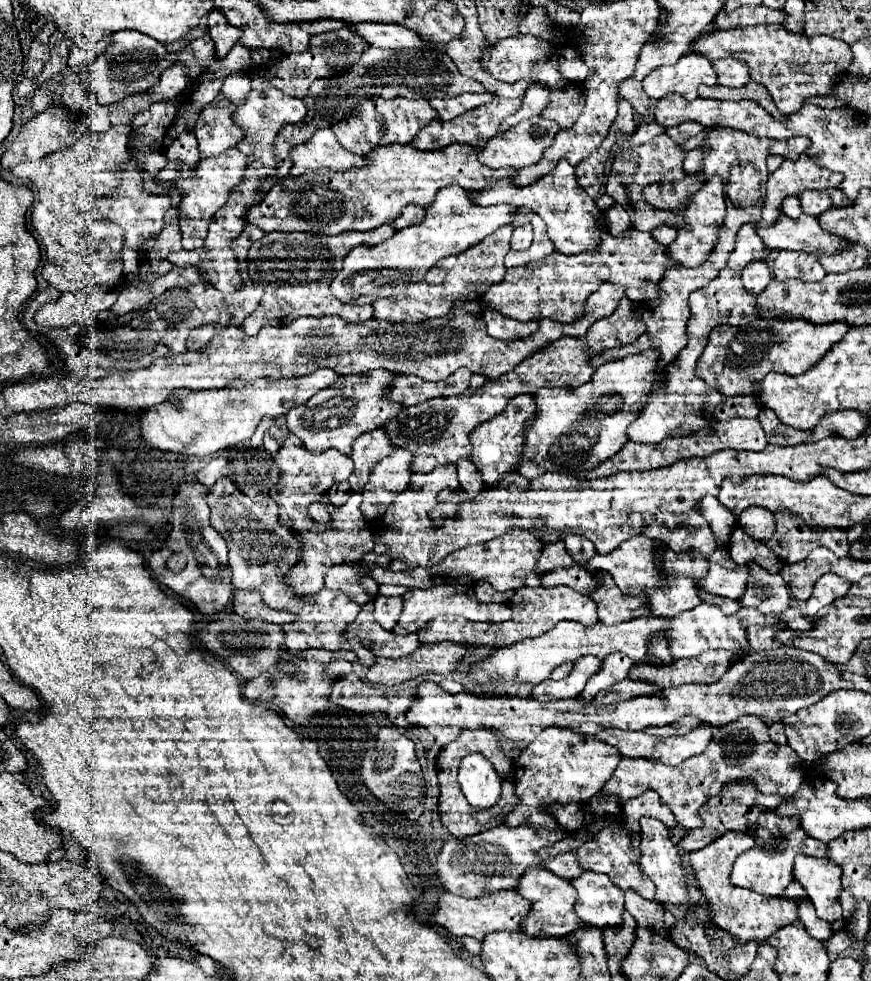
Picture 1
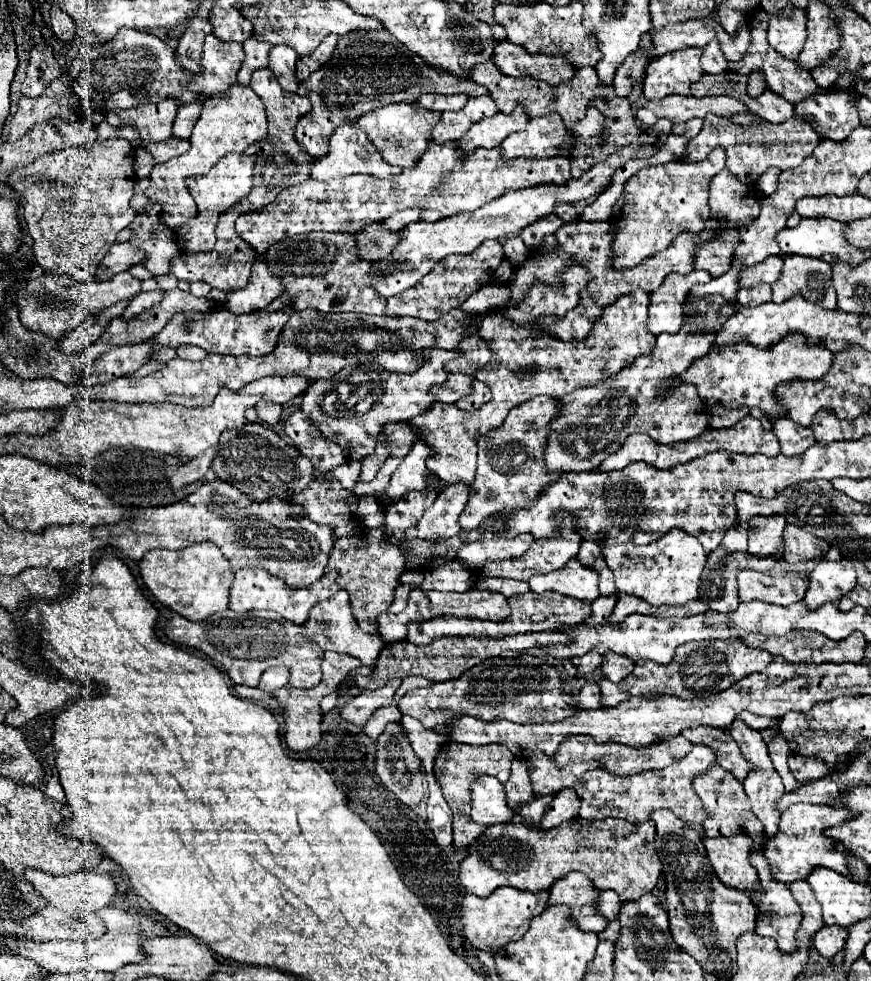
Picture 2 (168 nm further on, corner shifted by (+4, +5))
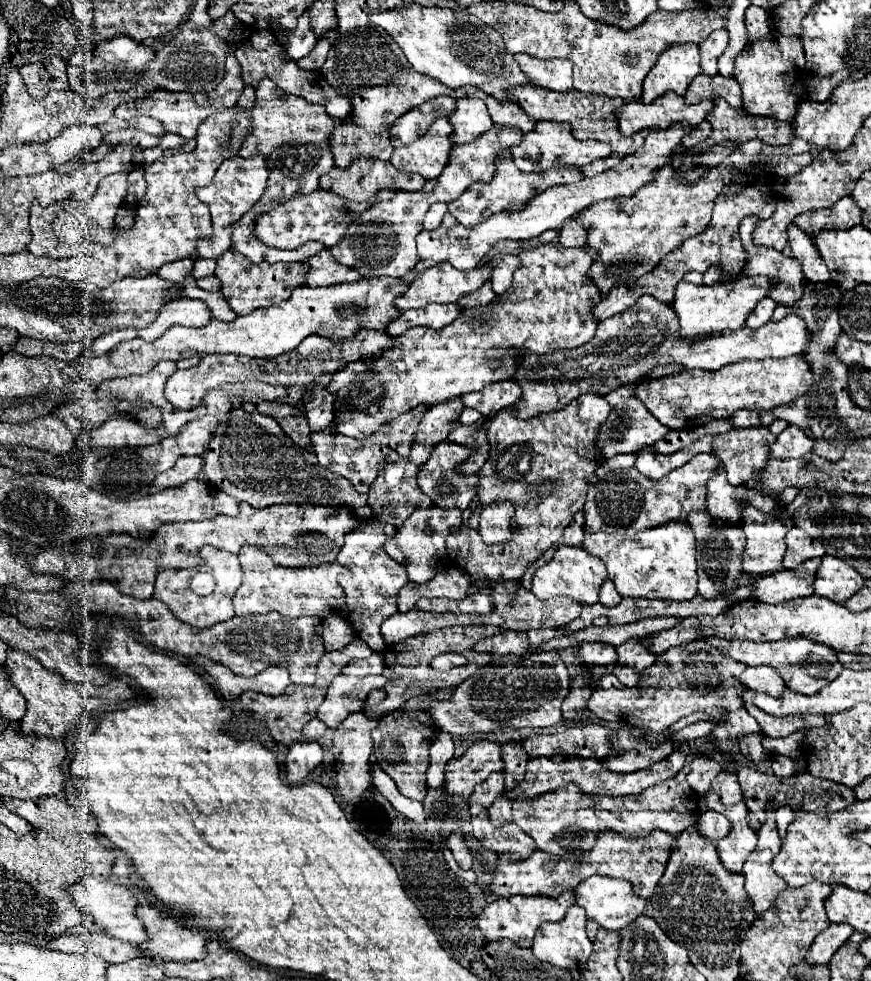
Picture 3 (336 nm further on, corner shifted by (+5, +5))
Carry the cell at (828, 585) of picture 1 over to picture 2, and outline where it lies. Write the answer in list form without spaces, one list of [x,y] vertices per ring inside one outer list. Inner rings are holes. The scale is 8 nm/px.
[[[821,561],[809,573],[809,589],[803,597],[807,609],[819,609],[819,605],[839,601],[855,587],[855,569],[837,561]]]

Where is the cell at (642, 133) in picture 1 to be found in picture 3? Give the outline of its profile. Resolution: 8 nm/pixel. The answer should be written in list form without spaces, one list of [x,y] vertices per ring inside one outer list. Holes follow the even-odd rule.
[[[674,123],[670,129],[652,129],[646,137],[644,147],[640,151],[636,151],[632,157],[626,157],[624,163],[618,165],[618,169],[610,169],[610,171],[604,171],[596,177],[582,179],[576,185],[558,185],[554,189],[546,189],[544,193],[534,197],[524,211],[518,211],[518,213],[502,211],[502,213],[496,213],[494,217],[482,221],[482,225],[476,225],[476,227],[470,227],[470,229],[466,229],[464,225],[458,223],[452,229],[422,231],[416,237],[418,257],[420,257],[418,259],[418,269],[414,269],[414,273],[408,273],[402,279],[406,283],[410,283],[416,273],[422,273],[428,267],[434,267],[442,261],[448,261],[450,265],[454,265],[460,271],[470,271],[480,263],[480,259],[488,253],[488,249],[494,247],[502,239],[532,239],[532,237],[538,237],[540,233],[544,233],[546,229],[560,229],[566,219],[570,219],[574,213],[590,207],[592,203],[596,203],[600,199],[632,197],[642,185],[652,181],[654,173],[658,169],[668,165],[670,155],[680,147],[682,137],[688,135],[690,131],[692,131],[692,127],[688,123]]]

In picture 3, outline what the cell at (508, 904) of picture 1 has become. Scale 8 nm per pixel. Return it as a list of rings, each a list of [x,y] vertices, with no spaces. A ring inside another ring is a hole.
[[[566,891],[560,899],[552,899],[552,897],[522,897],[522,895],[514,895],[508,899],[498,899],[492,905],[486,905],[480,919],[478,919],[478,927],[484,933],[484,937],[488,941],[498,941],[498,939],[512,939],[516,945],[520,947],[530,947],[532,945],[532,937],[536,933],[536,929],[546,923],[546,921],[562,921],[562,917],[566,915],[568,907],[572,907],[576,903],[576,895],[574,891]]]

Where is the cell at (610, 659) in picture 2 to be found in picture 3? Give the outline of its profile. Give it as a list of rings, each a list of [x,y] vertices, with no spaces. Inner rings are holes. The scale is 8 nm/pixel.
[[[628,639],[624,645],[616,647],[620,665],[638,665],[638,669],[650,667],[656,663],[656,655],[648,651],[648,647],[638,639]]]

